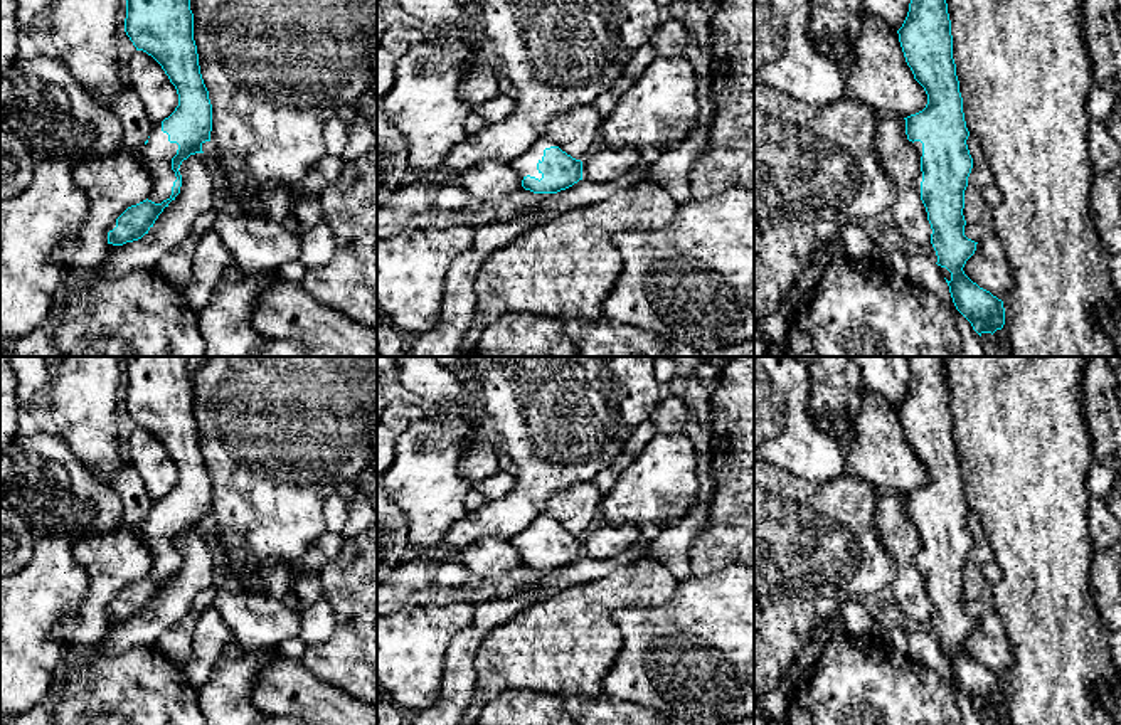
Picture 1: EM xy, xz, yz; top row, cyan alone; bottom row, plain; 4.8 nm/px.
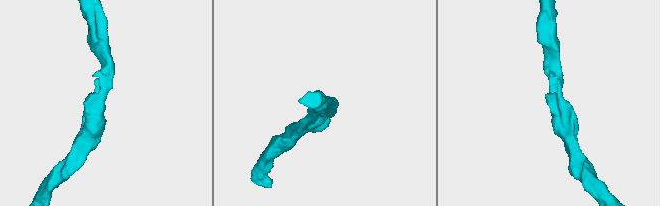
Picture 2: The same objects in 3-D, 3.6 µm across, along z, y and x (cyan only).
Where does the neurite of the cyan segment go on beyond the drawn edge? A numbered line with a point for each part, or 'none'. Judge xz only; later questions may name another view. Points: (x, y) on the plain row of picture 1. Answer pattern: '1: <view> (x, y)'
1: xz (525, 540)

